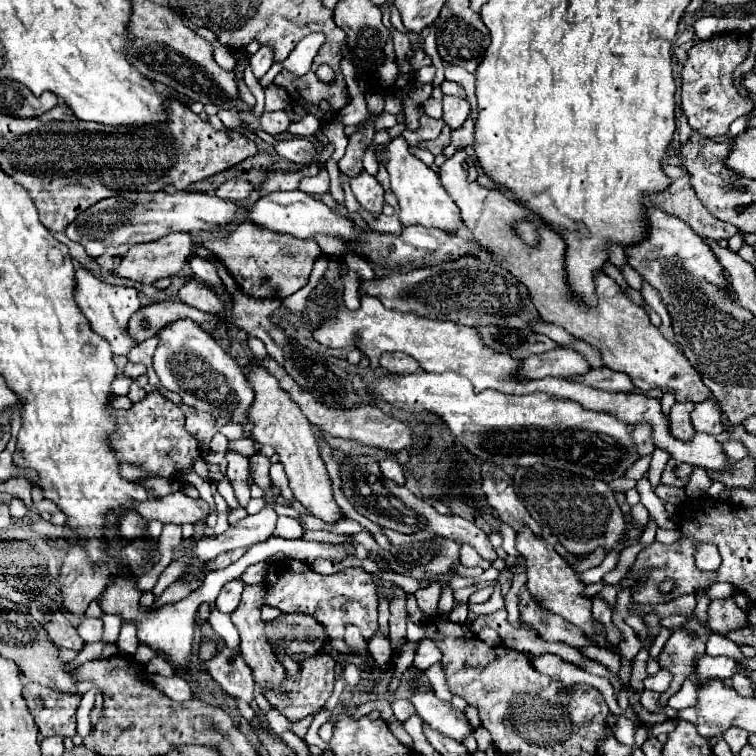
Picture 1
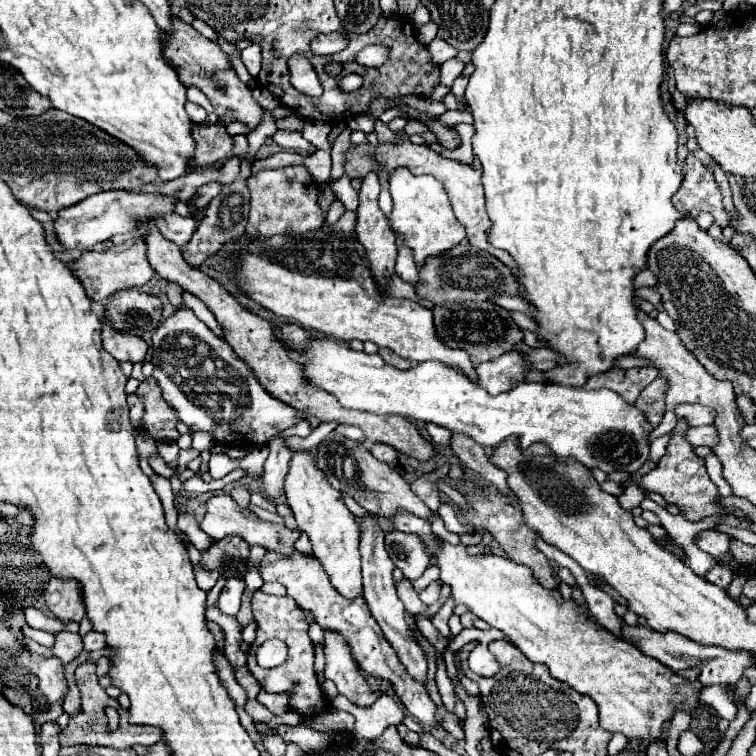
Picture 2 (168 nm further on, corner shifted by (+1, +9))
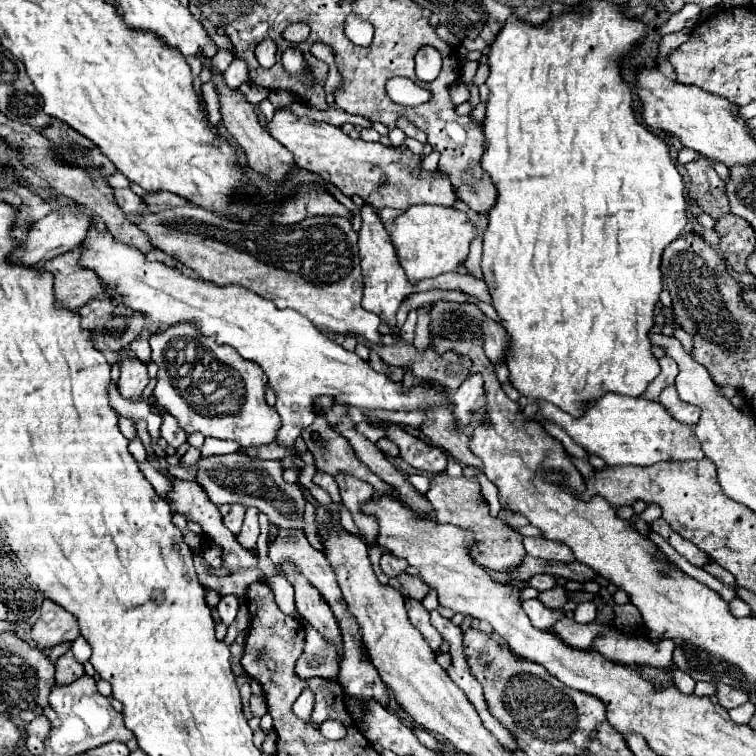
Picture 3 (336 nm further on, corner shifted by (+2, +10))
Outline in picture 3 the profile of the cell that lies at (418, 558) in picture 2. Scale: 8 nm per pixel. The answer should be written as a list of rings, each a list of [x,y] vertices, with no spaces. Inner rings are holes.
[[[384,552],[384,554],[382,554],[382,560],[380,560],[380,568],[382,568],[382,572],[384,572],[388,578],[392,578],[392,576],[398,576],[400,572],[404,572],[404,570],[408,568],[408,562],[404,562],[404,560],[400,560],[400,558],[394,558],[392,554]]]

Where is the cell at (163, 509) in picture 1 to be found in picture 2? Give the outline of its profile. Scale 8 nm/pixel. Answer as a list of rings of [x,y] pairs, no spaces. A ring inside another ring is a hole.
[[[213,495],[213,497],[209,497],[207,501],[205,501],[205,533],[207,535],[211,535],[213,539],[223,539],[223,537],[227,537],[227,535],[239,535],[239,537],[243,537],[249,545],[261,545],[261,547],[265,547],[265,549],[269,549],[269,551],[277,551],[277,553],[281,553],[281,555],[289,555],[295,547],[293,547],[293,543],[297,541],[297,537],[299,537],[299,533],[293,533],[293,531],[289,531],[289,529],[285,529],[285,527],[279,527],[279,525],[275,525],[273,521],[269,521],[269,519],[265,519],[265,517],[261,517],[261,515],[255,515],[253,511],[249,511],[249,509],[243,509],[243,507],[239,507],[233,499],[231,499],[231,495]]]

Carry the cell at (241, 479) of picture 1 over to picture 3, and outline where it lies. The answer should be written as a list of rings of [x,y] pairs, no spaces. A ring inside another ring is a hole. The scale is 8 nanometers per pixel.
[[[248,508],[244,524],[242,524],[242,530],[240,530],[240,534],[236,534],[236,540],[240,542],[240,546],[244,546],[248,550],[254,550],[258,534],[260,534],[260,528],[258,528],[258,510],[256,508]]]

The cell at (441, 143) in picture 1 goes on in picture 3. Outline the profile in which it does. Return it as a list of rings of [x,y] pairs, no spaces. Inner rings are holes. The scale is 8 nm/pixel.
[[[398,118],[398,122],[396,122],[396,126],[406,134],[406,136],[410,136],[410,138],[414,138],[414,140],[418,140],[420,144],[426,144],[426,134],[424,132],[420,132],[412,122],[408,122],[406,118]]]

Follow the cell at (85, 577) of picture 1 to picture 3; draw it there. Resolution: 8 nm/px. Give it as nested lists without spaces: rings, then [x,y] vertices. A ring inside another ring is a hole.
[[[44,600],[42,608],[40,608],[40,616],[30,632],[32,640],[40,646],[40,648],[54,648],[56,644],[62,642],[74,642],[74,638],[78,638],[78,624],[76,618],[62,610],[60,606],[56,606],[50,600]]]

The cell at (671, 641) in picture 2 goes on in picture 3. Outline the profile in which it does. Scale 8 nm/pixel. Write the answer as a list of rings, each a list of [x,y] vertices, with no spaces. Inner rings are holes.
[[[564,614],[548,630],[552,630],[562,642],[568,642],[568,646],[586,650],[590,646],[590,642],[594,640],[594,636],[598,636],[602,630],[608,630],[608,628],[612,628],[612,624],[598,624],[598,622],[578,624],[578,622],[574,622],[572,614]]]

